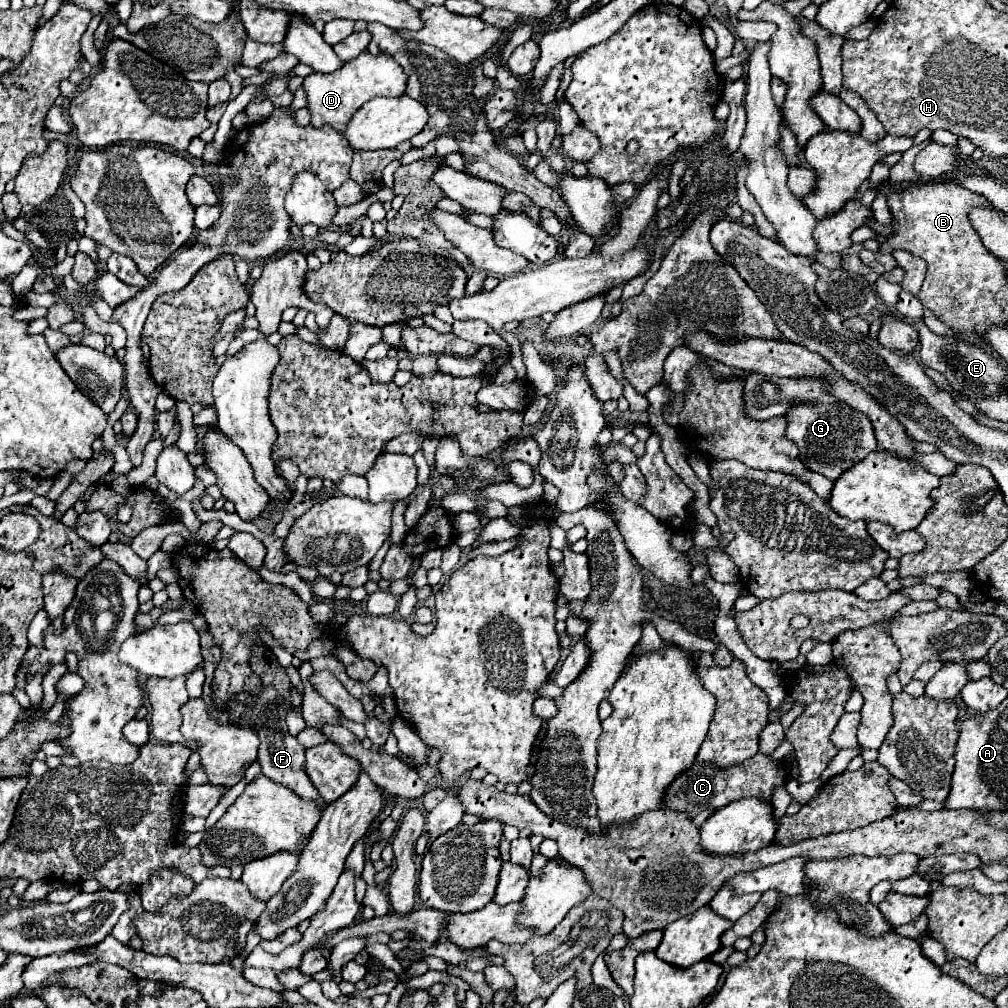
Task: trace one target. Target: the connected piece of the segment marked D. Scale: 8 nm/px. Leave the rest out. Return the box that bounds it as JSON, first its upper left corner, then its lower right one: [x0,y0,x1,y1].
[302,50,406,132]

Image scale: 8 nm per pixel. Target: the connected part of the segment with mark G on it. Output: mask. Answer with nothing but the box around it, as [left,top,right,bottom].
[786,404,878,480]

